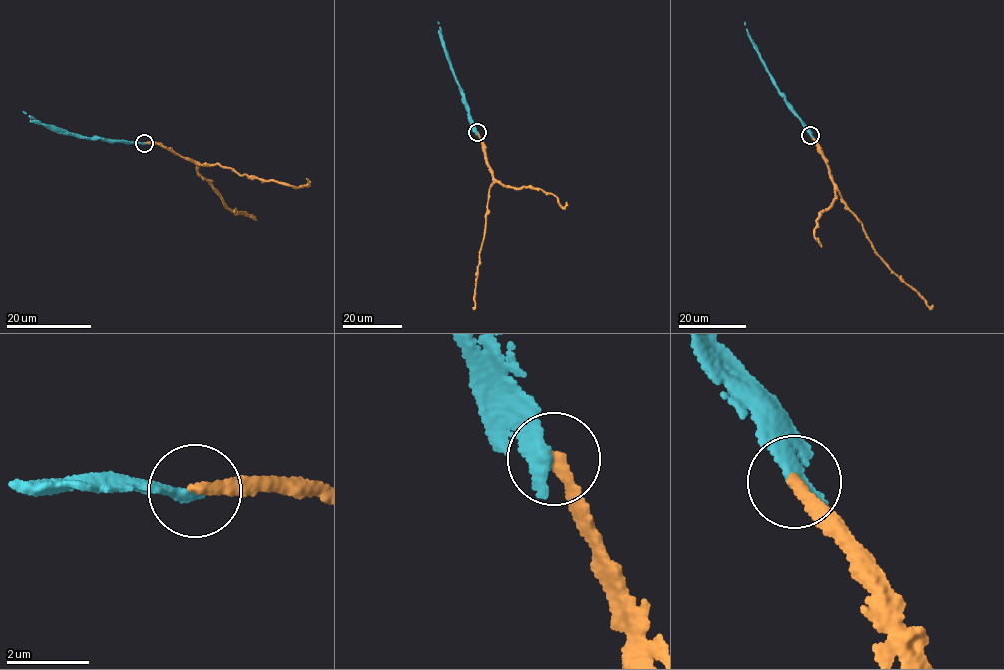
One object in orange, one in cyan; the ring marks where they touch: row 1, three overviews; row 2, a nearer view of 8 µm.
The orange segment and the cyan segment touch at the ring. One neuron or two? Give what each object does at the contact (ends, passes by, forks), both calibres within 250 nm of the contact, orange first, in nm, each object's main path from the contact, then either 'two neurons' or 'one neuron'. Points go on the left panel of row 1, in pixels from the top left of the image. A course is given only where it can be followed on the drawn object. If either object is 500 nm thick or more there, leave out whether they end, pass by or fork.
orange ends | cyan ends | 280/380 nm | orange via (144, 143), (160, 145), (197, 164), (197, 173), (235, 213), (253, 218), (253, 214) | cyan via (144, 143), (112, 142), (99, 137), (83, 138), (33, 120), (34, 118), (22, 111) | two neurons

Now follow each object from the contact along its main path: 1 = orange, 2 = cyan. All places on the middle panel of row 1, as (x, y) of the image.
1: (477, 132), (493, 182), (489, 189), (473, 308)
2: (477, 132), (437, 22)

